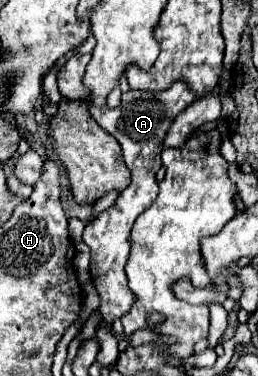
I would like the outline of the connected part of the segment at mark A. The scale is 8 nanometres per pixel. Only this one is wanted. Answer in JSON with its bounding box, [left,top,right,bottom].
[83,82,197,324]

